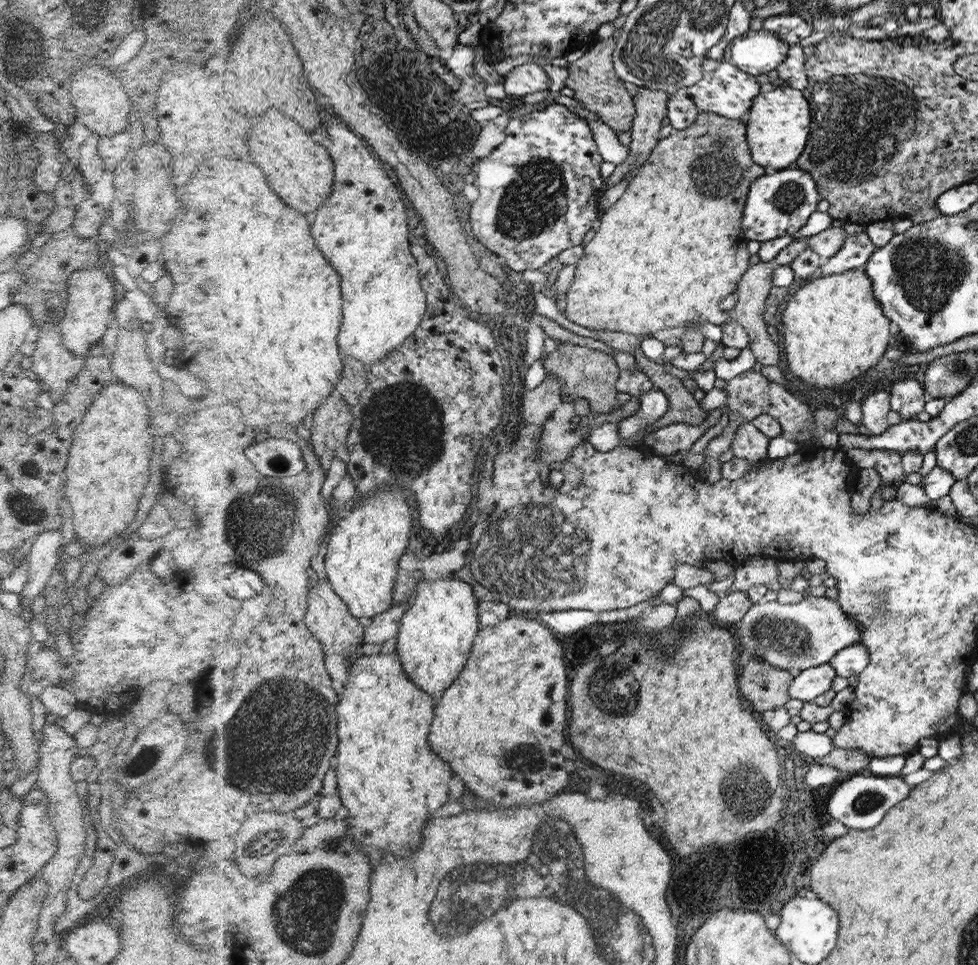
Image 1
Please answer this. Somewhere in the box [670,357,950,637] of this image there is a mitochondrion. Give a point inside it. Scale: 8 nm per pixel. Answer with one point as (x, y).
(884, 594)

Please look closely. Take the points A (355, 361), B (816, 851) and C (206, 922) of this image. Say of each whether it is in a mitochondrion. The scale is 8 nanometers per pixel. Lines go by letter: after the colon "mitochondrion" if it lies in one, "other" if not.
A: other
B: other
C: other

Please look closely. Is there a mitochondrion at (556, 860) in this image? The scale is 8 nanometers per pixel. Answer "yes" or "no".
yes

